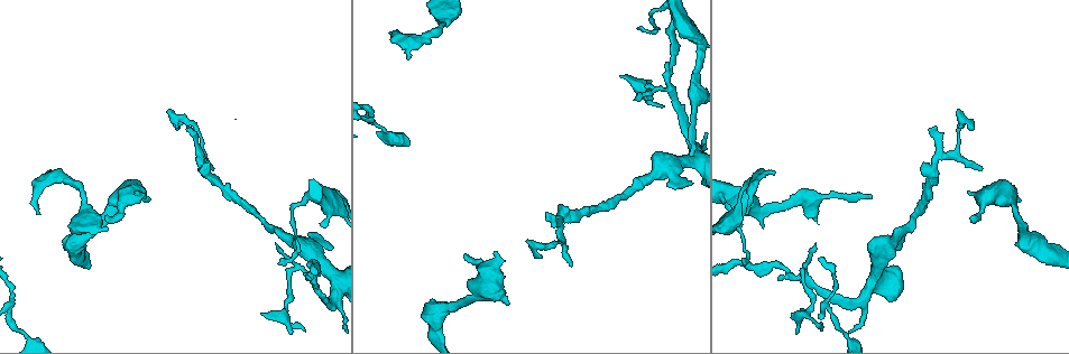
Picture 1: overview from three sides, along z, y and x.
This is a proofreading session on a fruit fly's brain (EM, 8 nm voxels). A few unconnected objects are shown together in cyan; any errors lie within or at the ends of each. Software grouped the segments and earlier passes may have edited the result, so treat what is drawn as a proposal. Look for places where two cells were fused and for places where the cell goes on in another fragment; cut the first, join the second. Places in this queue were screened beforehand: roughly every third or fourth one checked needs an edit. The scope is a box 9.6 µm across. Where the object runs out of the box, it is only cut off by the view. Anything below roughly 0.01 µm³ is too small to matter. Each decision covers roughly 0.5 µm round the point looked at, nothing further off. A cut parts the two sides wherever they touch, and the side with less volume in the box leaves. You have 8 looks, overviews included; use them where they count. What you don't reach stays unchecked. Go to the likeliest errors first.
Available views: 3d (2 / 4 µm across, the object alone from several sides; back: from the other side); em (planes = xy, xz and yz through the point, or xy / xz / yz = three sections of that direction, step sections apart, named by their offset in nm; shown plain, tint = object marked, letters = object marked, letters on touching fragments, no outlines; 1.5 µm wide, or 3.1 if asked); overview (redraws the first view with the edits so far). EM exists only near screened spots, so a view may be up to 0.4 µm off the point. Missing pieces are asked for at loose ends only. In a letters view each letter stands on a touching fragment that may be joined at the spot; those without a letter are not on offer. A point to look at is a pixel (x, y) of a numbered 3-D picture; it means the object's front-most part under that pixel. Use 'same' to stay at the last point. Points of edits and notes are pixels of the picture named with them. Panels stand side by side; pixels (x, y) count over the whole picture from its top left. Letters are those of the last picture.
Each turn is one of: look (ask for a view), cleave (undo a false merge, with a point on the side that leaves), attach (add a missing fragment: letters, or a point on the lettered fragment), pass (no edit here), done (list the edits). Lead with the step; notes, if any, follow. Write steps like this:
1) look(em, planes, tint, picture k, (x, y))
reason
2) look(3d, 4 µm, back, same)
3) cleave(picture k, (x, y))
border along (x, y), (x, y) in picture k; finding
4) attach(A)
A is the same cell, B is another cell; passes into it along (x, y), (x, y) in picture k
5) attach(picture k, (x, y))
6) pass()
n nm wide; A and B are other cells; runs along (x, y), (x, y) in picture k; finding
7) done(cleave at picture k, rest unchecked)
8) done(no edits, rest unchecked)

look(em, planes, plain, picture 1, (747, 213))
tapers out

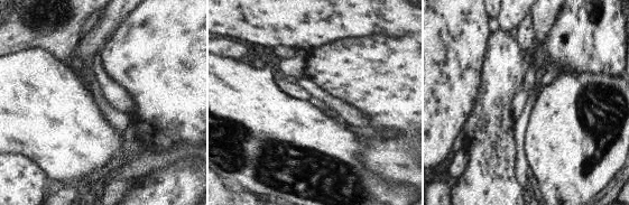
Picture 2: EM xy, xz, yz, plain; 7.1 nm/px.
look(em, planes, letters, same)

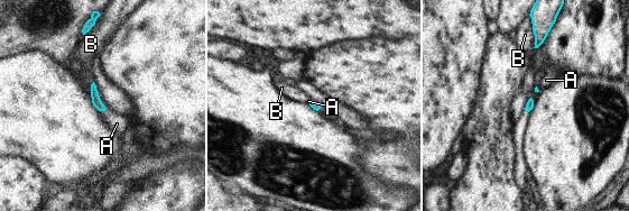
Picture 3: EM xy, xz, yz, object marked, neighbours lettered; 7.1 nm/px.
attach(A)
A is the same cell, B is another cell; passes into it along (96, 101), (101, 110), (117, 124) in picture 3; it goes on there

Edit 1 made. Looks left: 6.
look(em, planes, plain, picture 1, (324, 227))
branch stops here

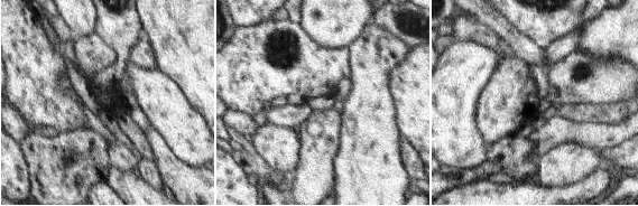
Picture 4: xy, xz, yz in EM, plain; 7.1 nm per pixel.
look(em, planes, letters, same)
what lies round it

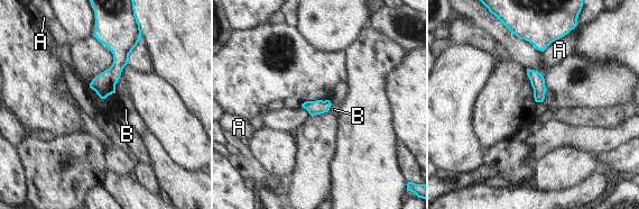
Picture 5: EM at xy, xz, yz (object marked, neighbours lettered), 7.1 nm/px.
pass()
100 nm wide; A and B are other cells; runs along (99, 35), (118, 51), (103, 94) in picture 5; none of them fits

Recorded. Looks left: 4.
done(attach at picture 3, rest unchecked)

